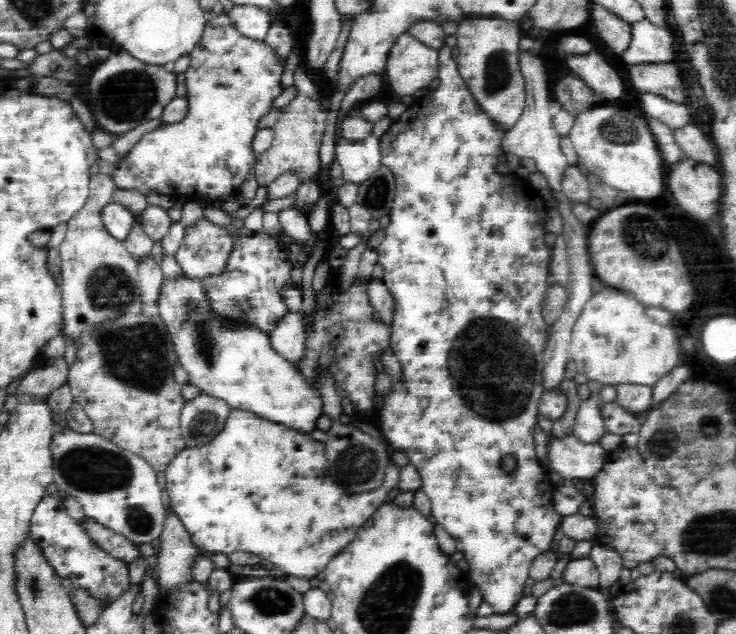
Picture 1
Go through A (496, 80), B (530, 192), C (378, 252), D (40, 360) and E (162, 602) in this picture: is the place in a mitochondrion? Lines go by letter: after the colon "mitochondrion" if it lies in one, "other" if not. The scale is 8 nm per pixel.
A: mitochondrion
B: other
C: other
D: other
E: other

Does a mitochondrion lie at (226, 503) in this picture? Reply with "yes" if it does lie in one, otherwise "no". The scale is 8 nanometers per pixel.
no

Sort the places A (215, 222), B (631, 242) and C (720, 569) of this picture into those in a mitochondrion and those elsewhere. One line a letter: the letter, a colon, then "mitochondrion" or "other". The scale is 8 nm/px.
A: other
B: mitochondrion
C: other

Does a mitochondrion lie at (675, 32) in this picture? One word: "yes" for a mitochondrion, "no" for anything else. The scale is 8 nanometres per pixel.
no

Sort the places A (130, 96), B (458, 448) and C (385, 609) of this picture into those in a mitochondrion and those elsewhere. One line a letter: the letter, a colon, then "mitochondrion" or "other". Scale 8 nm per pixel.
A: mitochondrion
B: other
C: mitochondrion

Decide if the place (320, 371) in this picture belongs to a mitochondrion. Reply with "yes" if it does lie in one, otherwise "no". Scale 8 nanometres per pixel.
no

